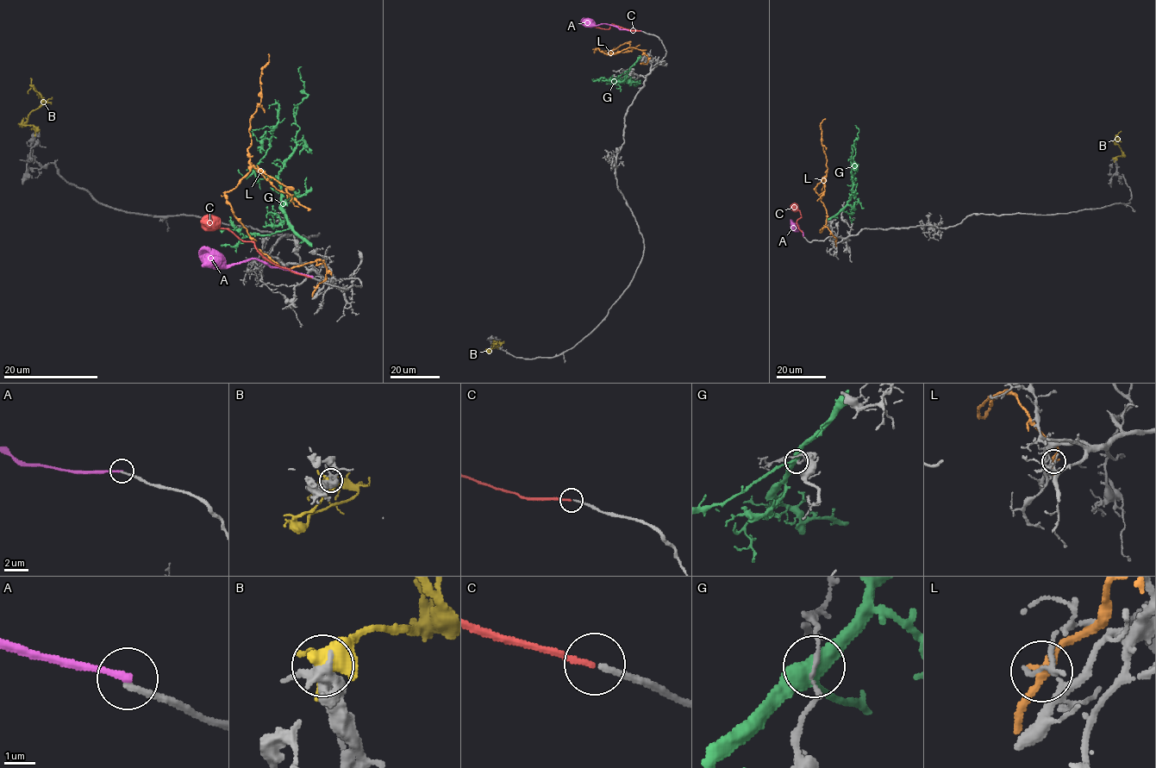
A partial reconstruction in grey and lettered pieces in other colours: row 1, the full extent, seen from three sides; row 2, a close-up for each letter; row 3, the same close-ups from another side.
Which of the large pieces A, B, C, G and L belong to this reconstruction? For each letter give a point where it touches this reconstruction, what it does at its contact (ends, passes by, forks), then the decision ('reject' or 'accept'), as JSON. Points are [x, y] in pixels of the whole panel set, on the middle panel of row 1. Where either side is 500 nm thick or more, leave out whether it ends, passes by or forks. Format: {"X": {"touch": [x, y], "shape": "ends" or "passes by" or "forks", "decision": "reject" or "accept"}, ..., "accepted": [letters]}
{"A": {"touch": [640, 30], "shape": "ends", "decision": "reject"}, "B": {"touch": [496, 341], "shape": "forks", "decision": "reject"}, "C": {"touch": [640, 31], "shape": "ends", "decision": "accept"}, "G": {"touch": [629, 70], "shape": "forks", "decision": "reject"}, "L": {"touch": [642, 63], "shape": "passes by", "decision": "reject"}, "accepted": ["C"]}

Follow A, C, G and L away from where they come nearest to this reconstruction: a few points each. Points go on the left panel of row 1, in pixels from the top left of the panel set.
A: (313, 277), (271, 267), (256, 259), (227, 265), (215, 253), (205, 253), (199, 248)
C: (311, 277), (294, 273), (270, 263), (251, 241), (241, 241), (225, 228), (209, 228), (200, 220)
G: (291, 226), (281, 207), (278, 171), (296, 146), (300, 127), (295, 113), (307, 95), (298, 71), (301, 66)
L: (316, 288), (326, 278), (321, 260), (284, 270), (255, 245), (227, 199), (249, 171), (251, 115), (269, 53)

